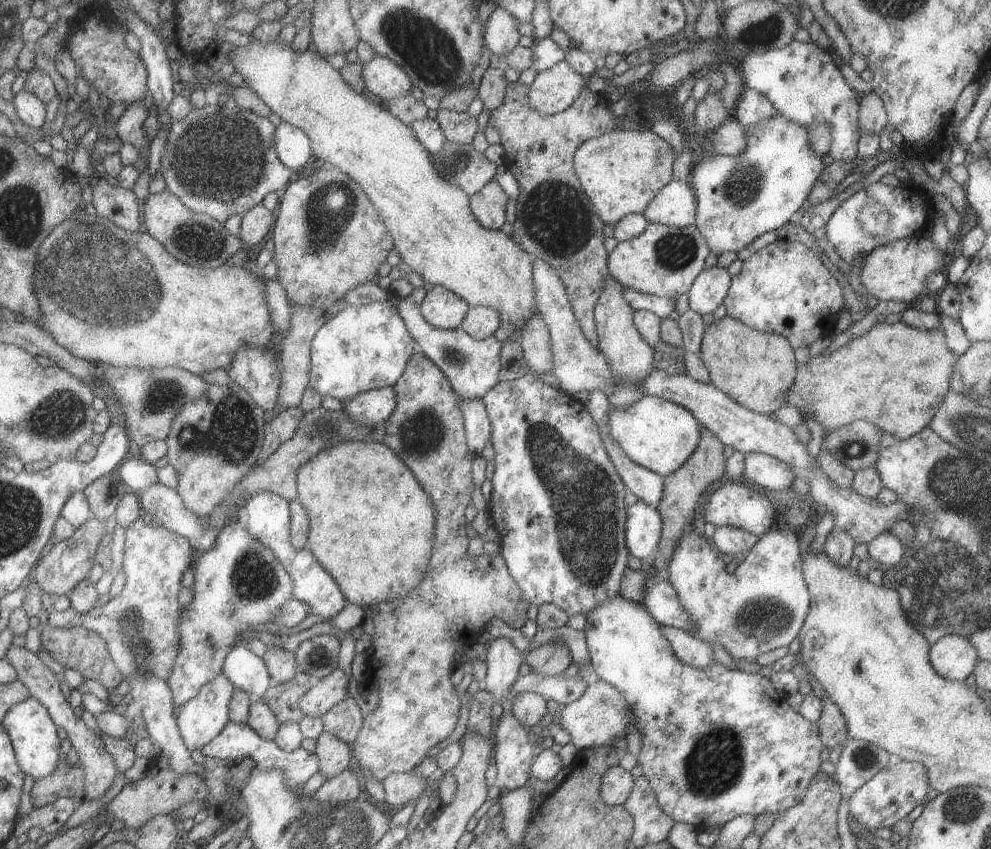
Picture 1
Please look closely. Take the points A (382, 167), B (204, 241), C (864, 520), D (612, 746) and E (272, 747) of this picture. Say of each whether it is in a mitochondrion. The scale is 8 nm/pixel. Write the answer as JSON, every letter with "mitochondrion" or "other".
{"A":"other","B":"mitochondrion","C":"other","D":"other","E":"other"}

